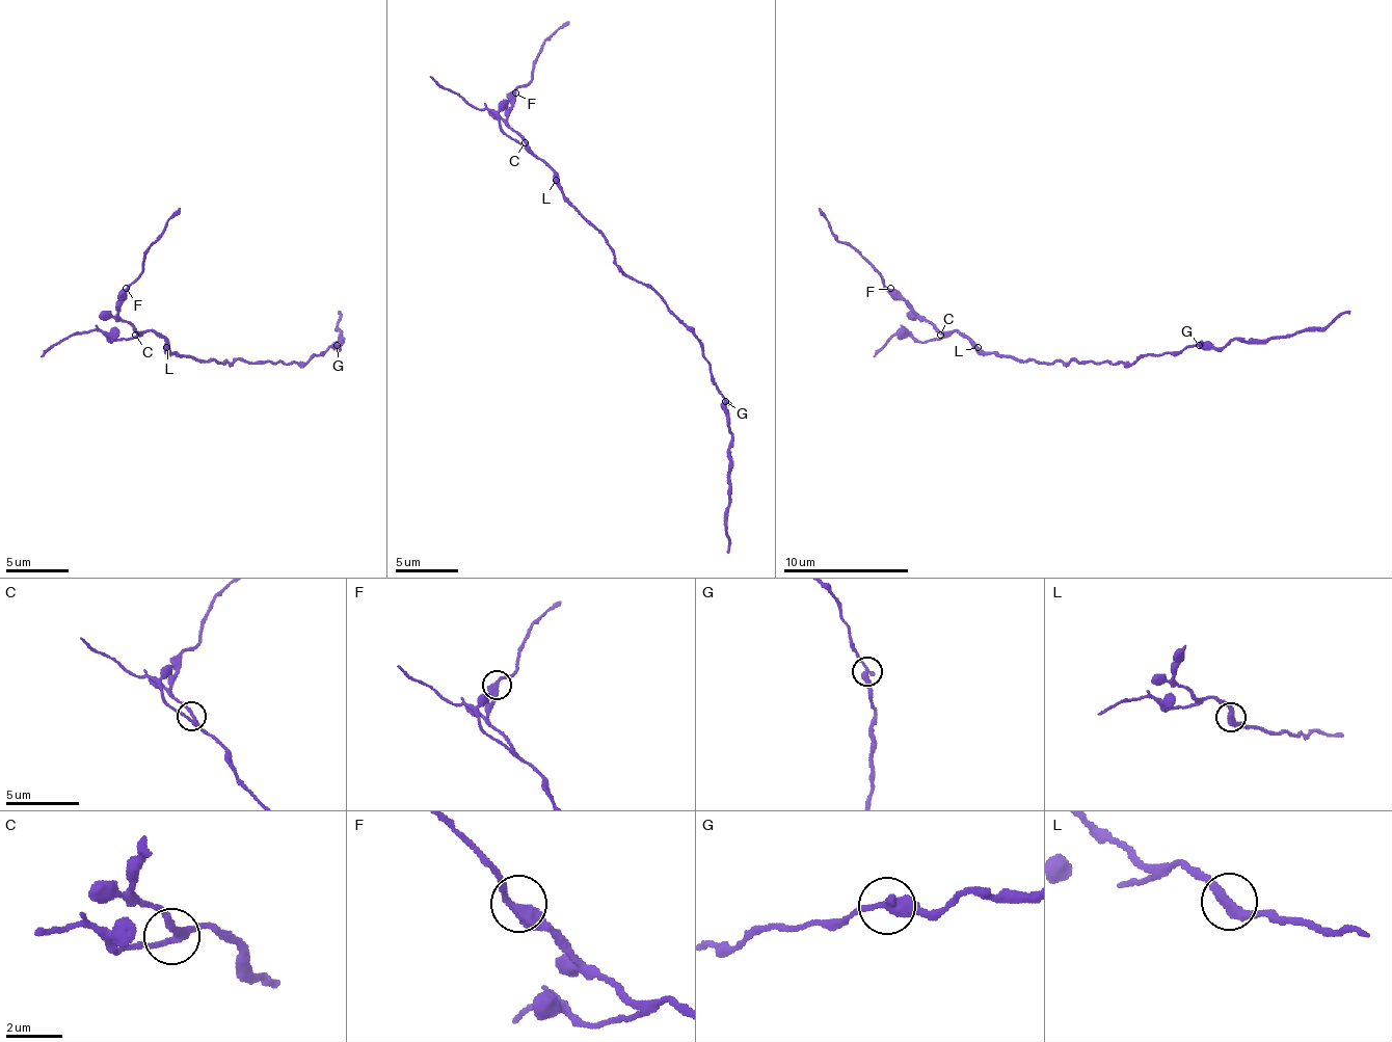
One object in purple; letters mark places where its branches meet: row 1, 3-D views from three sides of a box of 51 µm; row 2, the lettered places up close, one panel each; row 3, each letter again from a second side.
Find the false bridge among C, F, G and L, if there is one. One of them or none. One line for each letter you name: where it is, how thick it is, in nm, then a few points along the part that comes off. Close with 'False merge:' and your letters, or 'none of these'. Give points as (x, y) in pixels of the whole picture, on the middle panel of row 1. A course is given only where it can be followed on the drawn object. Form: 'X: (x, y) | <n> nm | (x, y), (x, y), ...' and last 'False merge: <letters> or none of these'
G: (725, 401) | 380 nm | (724, 402), (727, 427), (733, 436), (727, 553)
False merge: G

